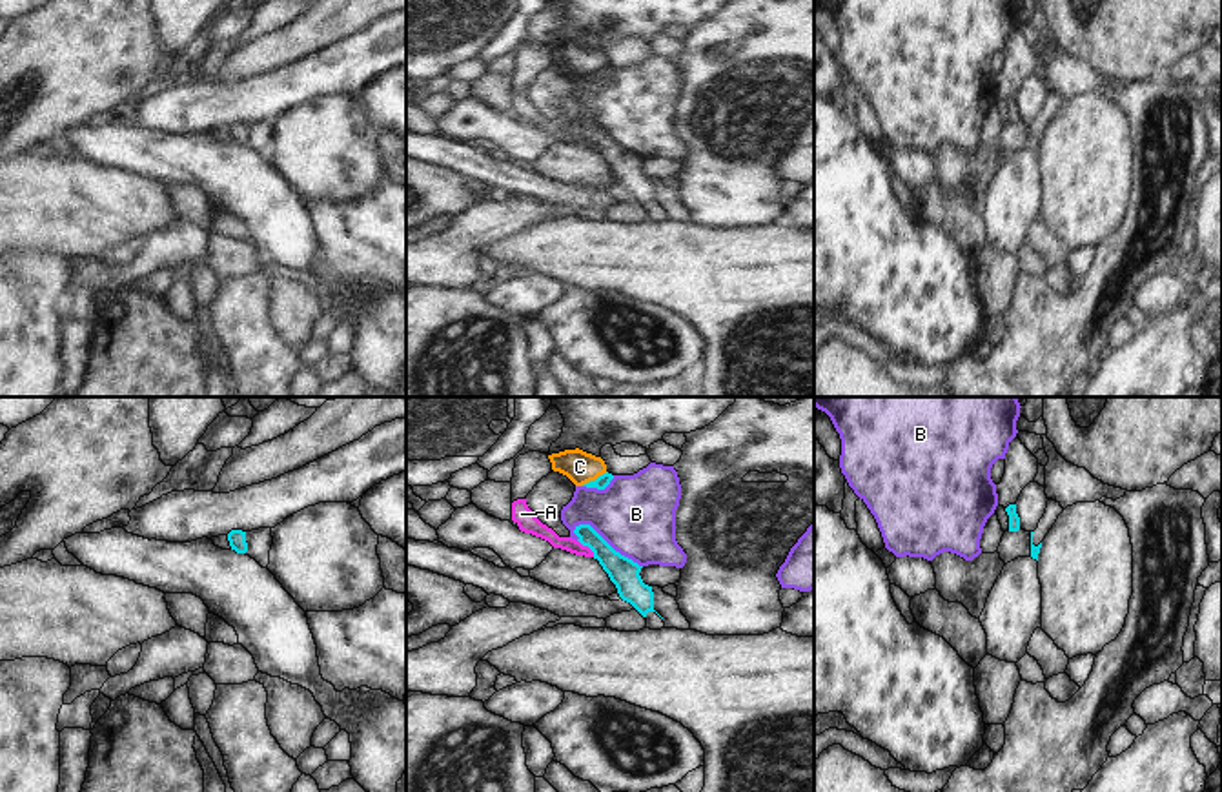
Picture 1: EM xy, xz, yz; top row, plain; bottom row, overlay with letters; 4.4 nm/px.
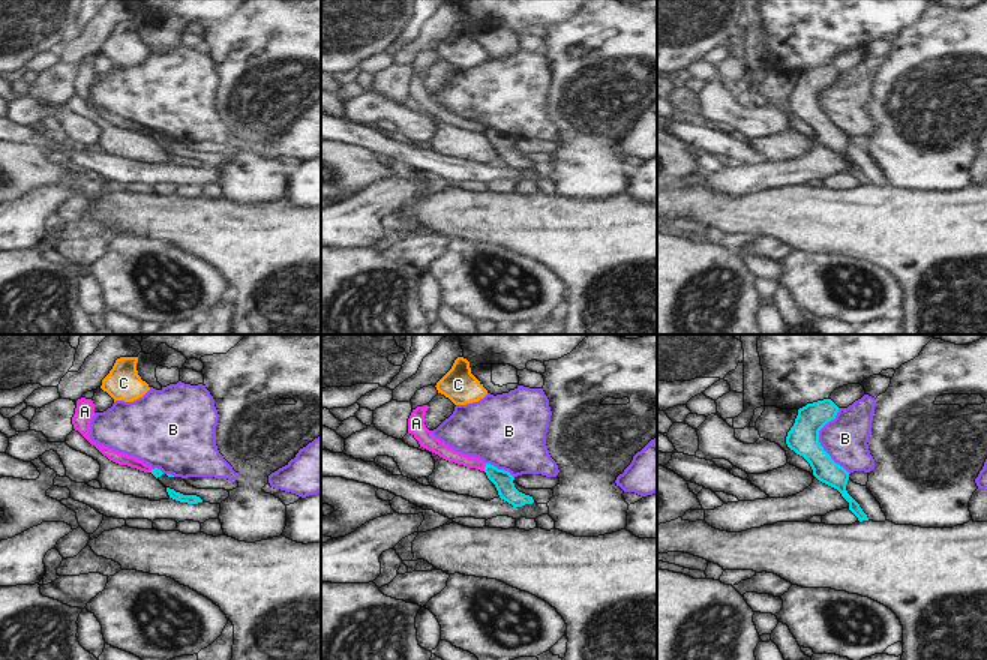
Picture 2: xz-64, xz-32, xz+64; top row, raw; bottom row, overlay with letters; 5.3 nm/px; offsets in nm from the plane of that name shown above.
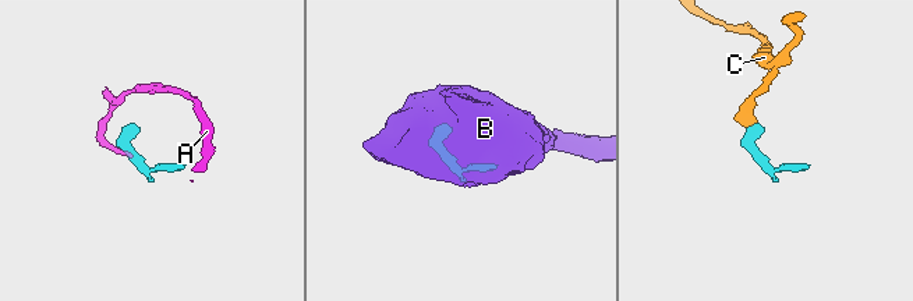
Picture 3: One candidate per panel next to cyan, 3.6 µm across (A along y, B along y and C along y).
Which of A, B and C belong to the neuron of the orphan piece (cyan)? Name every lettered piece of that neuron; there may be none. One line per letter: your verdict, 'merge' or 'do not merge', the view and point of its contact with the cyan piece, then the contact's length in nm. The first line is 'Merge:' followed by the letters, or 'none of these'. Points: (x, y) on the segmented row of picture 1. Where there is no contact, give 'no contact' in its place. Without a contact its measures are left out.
Merge: none of these
A: do not merge; contact xz (587, 545); length 110 nm
B: do not merge; contact xz (607, 543); length 360 nm
C: do not merge; contact xz (596, 479); length 130 nm

